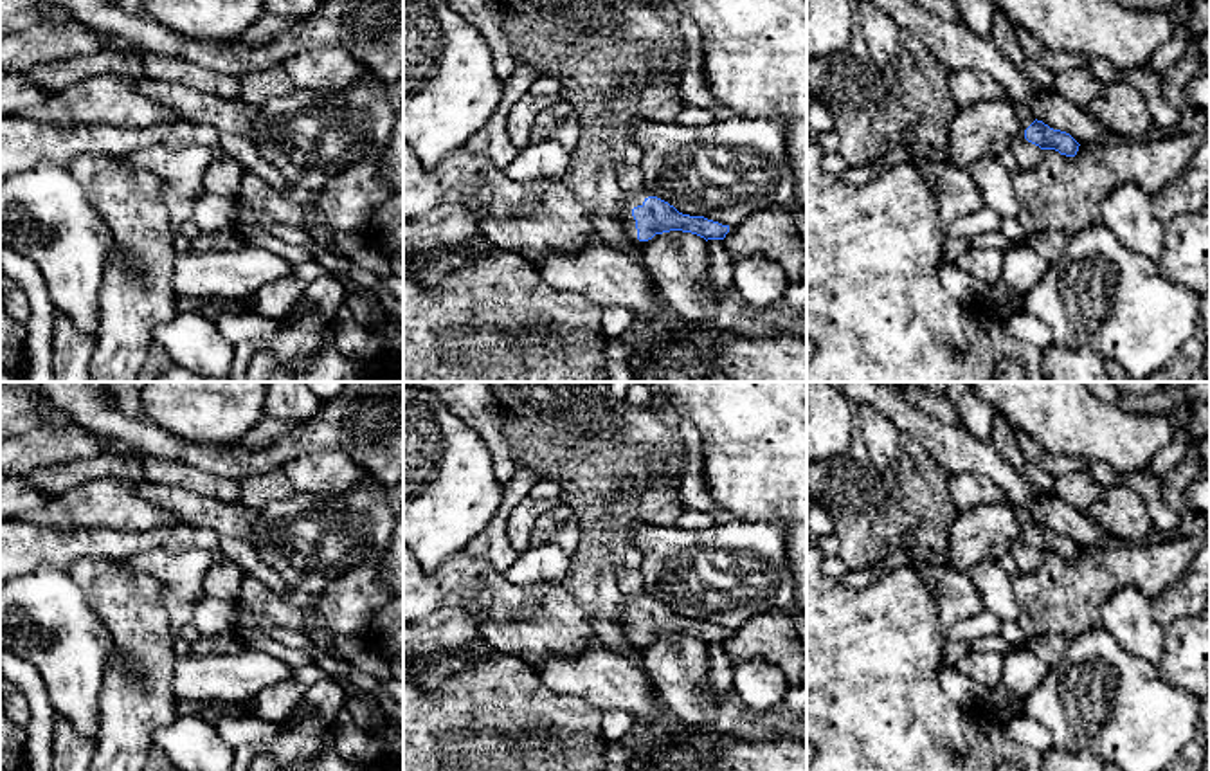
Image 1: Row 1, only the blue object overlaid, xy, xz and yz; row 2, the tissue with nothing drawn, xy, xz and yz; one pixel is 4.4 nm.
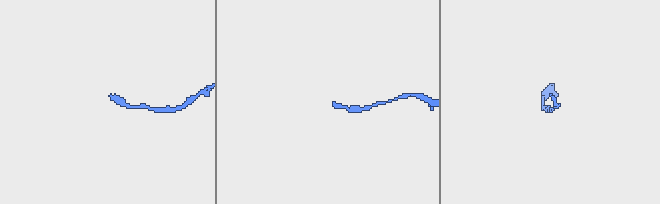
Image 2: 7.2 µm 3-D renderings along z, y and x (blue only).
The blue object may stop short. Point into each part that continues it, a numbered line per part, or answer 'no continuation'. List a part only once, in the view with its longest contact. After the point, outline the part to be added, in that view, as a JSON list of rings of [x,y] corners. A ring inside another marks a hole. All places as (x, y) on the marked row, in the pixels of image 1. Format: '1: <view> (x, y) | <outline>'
1: xz (631, 200) | [[[637,191],[637,193],[623,193],[621,195],[621,211],[618,213],[616,220],[619,222],[625,236],[634,241],[636,245],[641,245],[645,241],[639,241],[637,240],[637,229],[636,229],[636,220],[632,216],[632,209],[637,207],[637,205],[643,205],[643,202],[648,198],[648,196],[655,196],[652,191]]]

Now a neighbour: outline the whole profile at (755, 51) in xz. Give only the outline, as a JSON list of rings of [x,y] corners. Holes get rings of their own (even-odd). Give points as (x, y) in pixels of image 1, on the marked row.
[[[673,0],[700,29],[704,86],[742,117],[785,117],[794,198],[807,216],[807,0]]]

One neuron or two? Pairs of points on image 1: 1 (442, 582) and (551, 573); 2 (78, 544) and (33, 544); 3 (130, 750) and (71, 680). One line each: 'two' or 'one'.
1: two
2: one
3: two

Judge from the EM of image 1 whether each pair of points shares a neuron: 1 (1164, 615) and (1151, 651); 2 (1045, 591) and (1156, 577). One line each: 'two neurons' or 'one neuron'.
1: two neurons
2: one neuron

